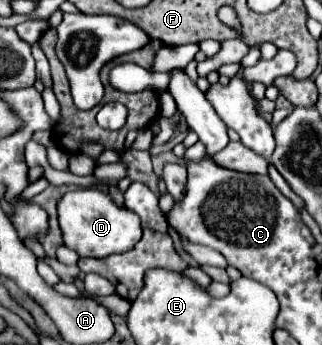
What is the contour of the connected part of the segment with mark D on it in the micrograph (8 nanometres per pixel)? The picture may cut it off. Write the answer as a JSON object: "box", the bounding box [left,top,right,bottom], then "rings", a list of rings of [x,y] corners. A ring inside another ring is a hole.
{"box":[59,189,141,257],"rings":[[[77,189],[65,193],[59,203],[59,225],[63,231],[63,243],[77,251],[79,257],[107,257],[113,253],[129,251],[141,239],[141,225],[137,213],[127,207],[115,205],[109,193],[99,189]]]}

